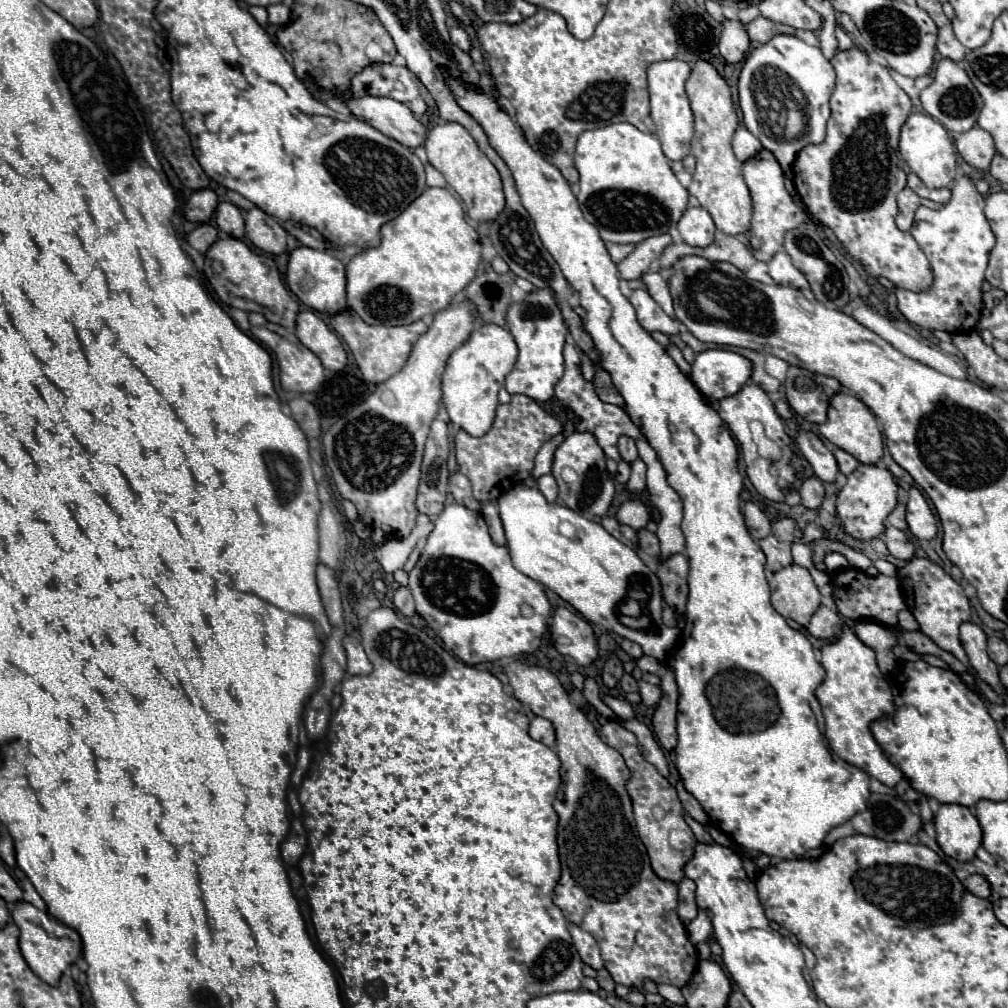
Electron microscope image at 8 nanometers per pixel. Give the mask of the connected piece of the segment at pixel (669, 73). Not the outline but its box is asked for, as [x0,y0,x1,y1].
[648,59,694,161]

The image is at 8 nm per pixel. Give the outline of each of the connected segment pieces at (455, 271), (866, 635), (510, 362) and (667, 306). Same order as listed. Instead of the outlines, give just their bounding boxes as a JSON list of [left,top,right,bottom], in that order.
[[346,189,480,325],[854,621,898,675],[442,323,518,437],[644,273,674,317]]

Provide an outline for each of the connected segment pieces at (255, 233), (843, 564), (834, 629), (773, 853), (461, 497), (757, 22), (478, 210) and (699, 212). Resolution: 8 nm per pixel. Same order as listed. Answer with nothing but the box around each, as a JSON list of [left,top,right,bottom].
[[246,207,288,255],[824,553,850,573],[806,605,842,639],[446,77,870,859],[450,473,480,511],[748,17,796,43],[424,123,506,223],[678,207,714,247]]

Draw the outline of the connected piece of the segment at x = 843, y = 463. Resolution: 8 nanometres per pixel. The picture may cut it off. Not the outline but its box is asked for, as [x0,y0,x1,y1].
[834,449,860,475]

